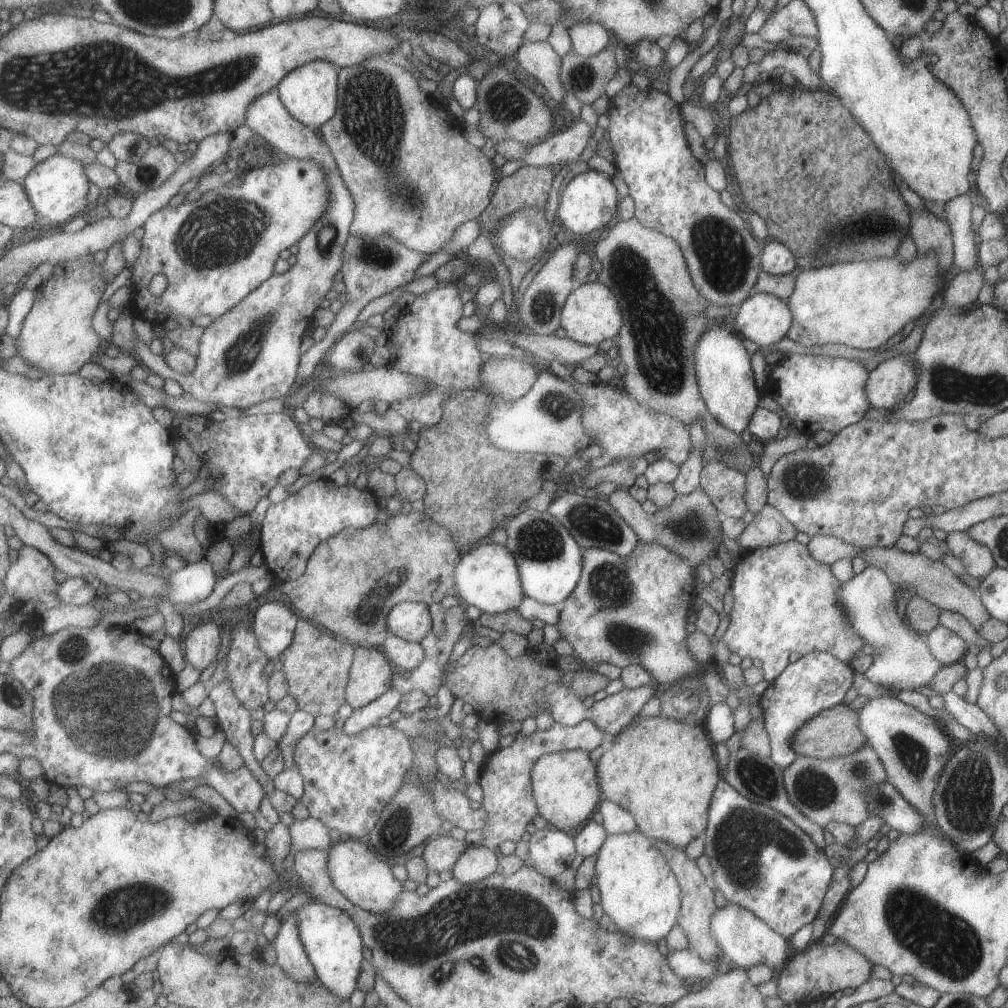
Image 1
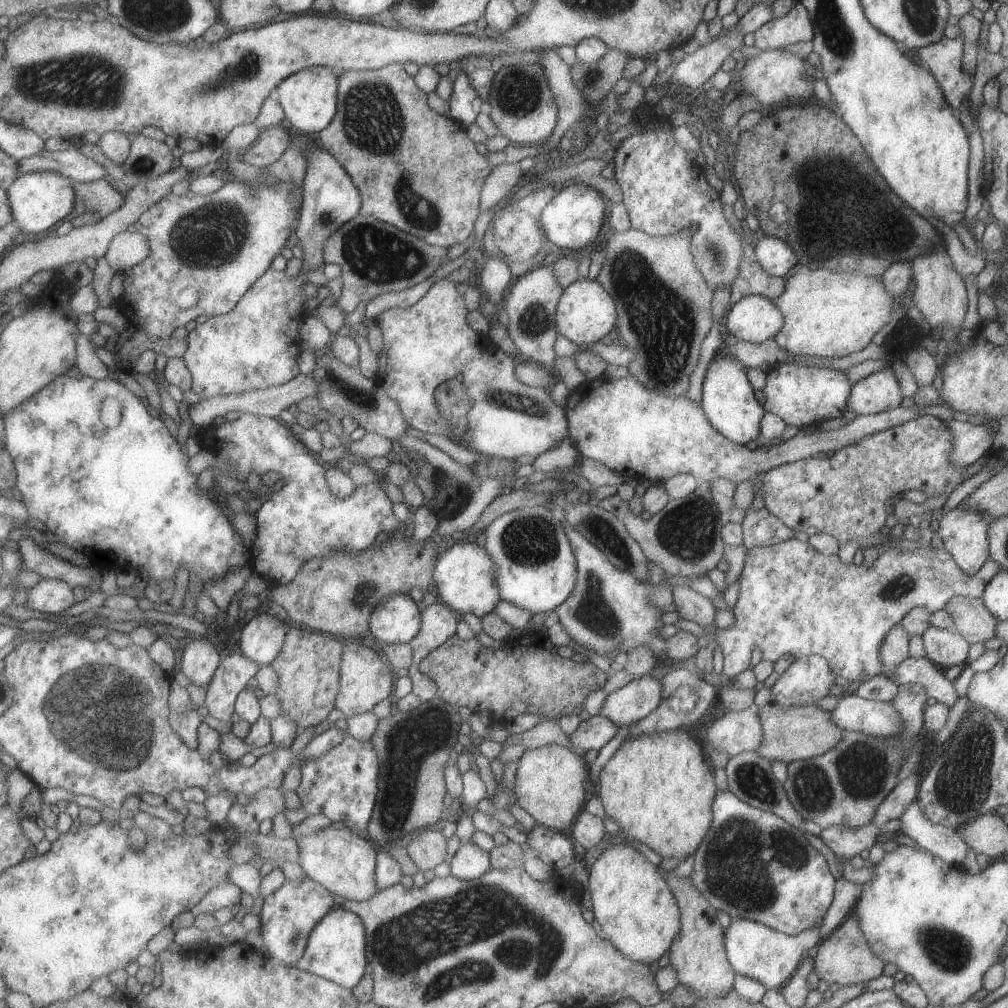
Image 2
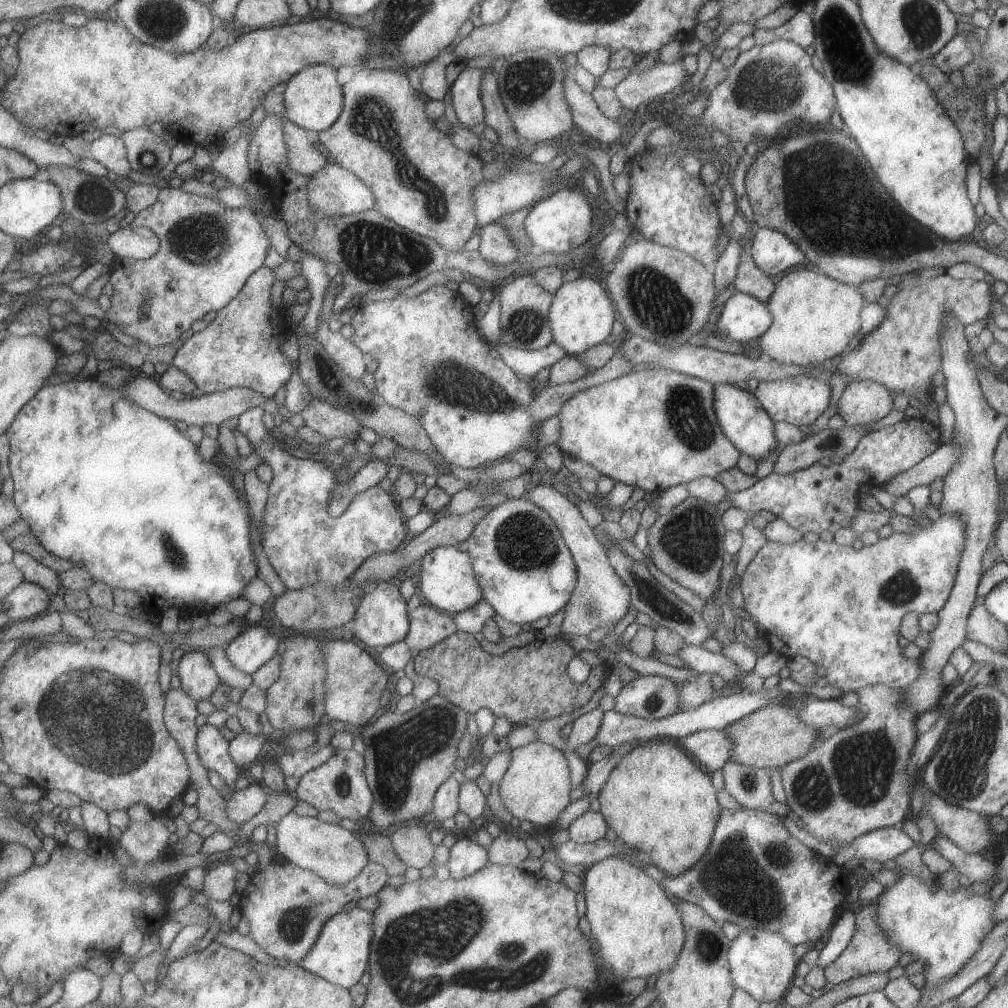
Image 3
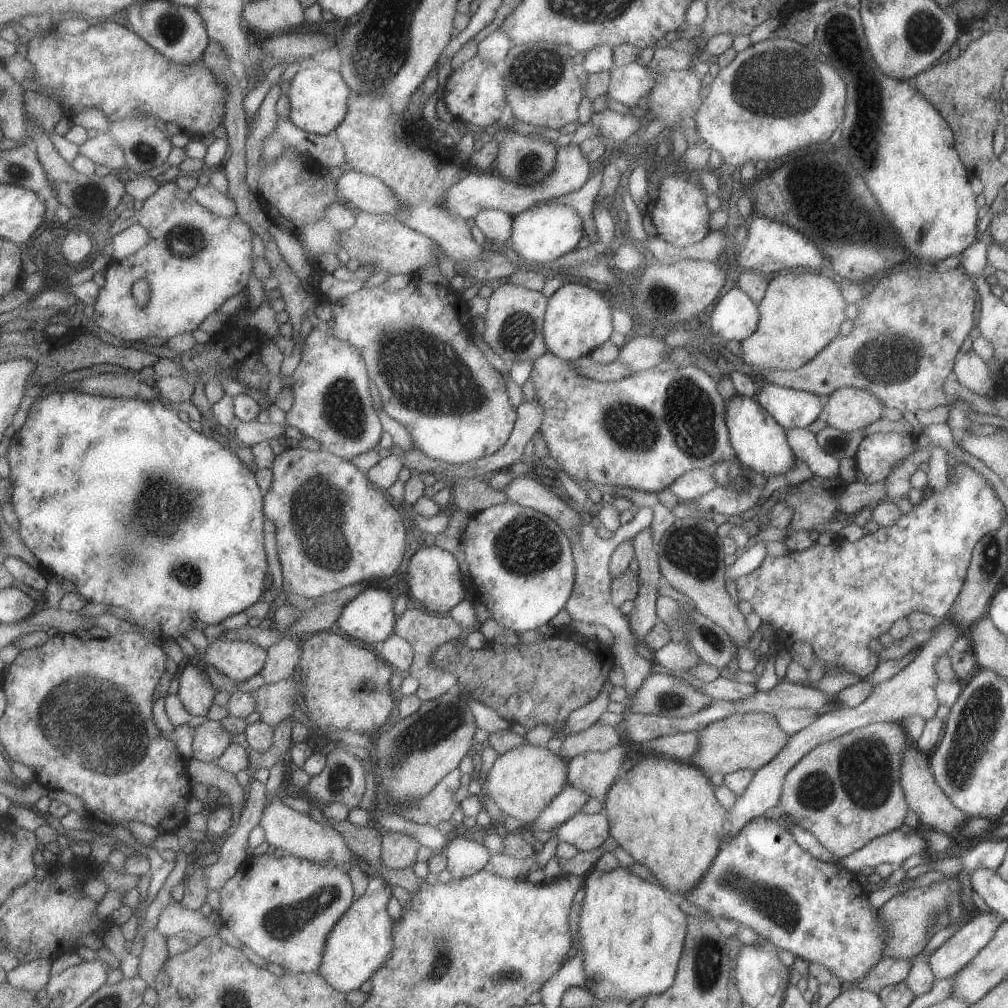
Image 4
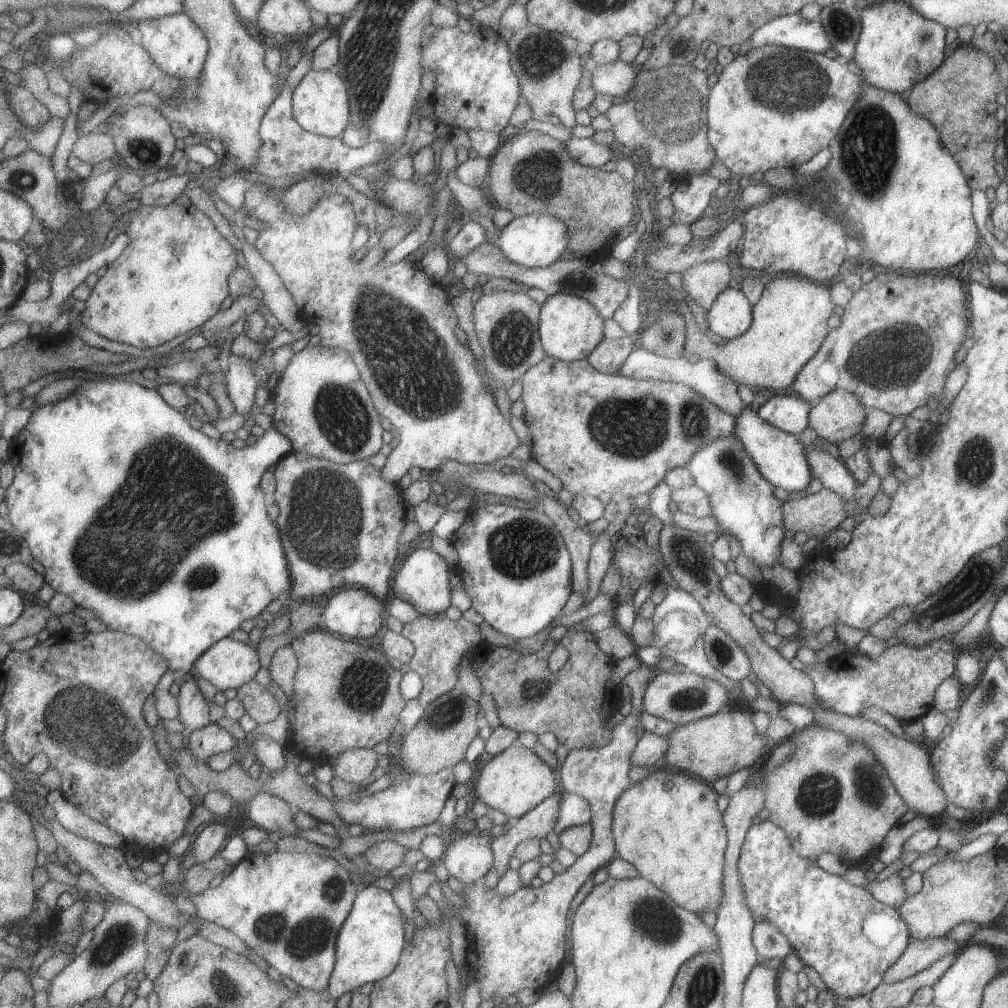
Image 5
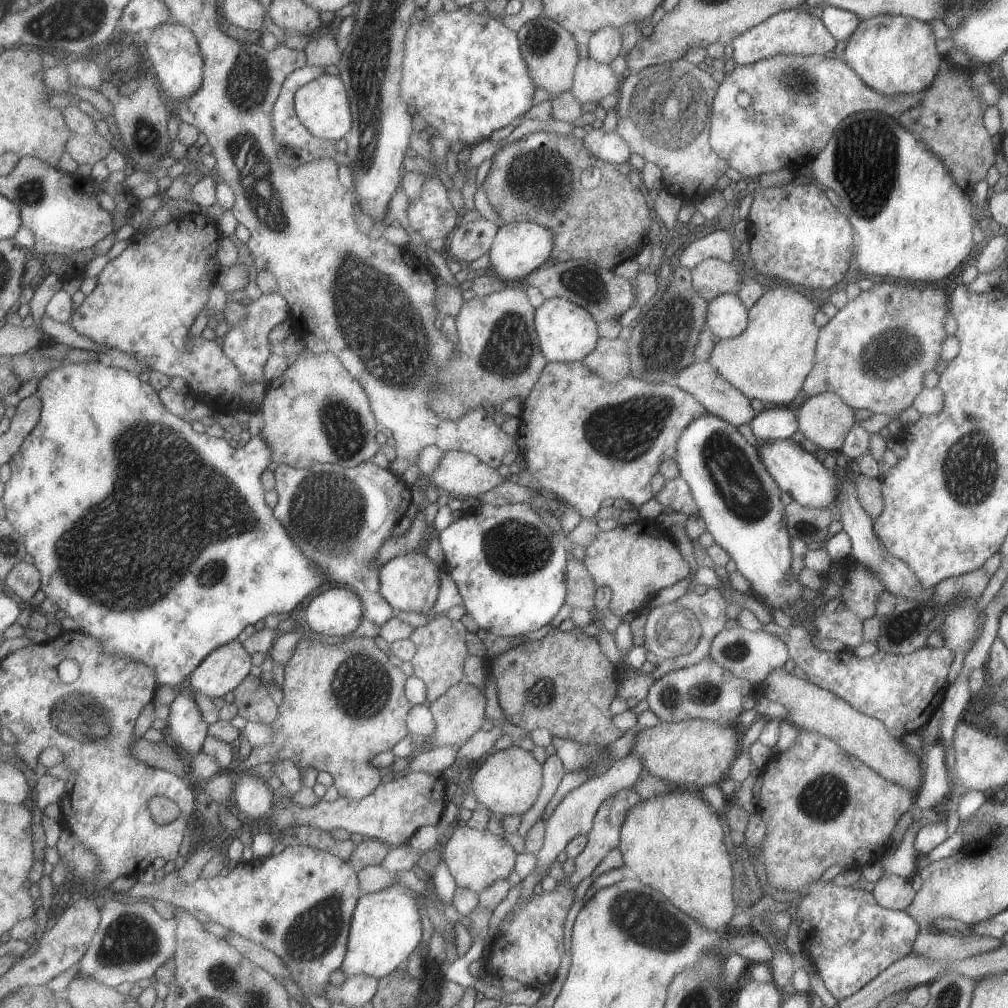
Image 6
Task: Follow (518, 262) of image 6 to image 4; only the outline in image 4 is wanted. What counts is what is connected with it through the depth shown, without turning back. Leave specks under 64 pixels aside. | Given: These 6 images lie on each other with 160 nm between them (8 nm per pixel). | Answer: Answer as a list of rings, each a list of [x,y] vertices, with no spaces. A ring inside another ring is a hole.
[[[545,202],[528,208],[512,218],[510,248],[526,262],[535,262],[544,266],[562,254],[572,251],[584,235],[581,218],[573,207],[557,202]]]

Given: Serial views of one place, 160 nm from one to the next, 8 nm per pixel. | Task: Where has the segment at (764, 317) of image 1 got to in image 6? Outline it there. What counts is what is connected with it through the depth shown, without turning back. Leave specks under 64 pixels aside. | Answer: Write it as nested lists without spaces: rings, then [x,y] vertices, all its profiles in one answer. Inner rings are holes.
[[[723,293],[707,303],[706,328],[720,339],[736,337],[745,330],[748,309],[736,294]]]

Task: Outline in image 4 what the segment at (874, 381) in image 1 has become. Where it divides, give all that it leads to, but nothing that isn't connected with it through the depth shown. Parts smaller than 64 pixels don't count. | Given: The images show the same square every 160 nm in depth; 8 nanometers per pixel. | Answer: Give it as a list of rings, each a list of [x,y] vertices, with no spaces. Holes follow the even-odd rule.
[[[843,387],[823,400],[821,418],[827,426],[844,433],[863,429],[881,418],[882,402],[868,390]]]

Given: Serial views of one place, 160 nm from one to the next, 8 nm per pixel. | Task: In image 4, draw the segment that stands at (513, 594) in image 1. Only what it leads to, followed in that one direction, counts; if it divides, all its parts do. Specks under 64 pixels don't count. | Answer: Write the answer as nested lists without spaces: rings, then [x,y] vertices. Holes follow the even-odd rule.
[[[433,545],[416,551],[408,567],[409,595],[416,604],[432,613],[449,614],[465,600],[465,584],[457,558],[449,550]]]

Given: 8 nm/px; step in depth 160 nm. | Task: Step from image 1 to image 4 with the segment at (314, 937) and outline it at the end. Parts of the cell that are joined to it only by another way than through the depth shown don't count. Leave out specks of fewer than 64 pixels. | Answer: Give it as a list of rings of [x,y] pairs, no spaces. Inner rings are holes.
[[[383,876],[369,878],[364,894],[331,930],[319,973],[337,990],[348,993],[361,988],[389,960],[394,949],[394,920],[387,912],[391,896],[393,890]]]

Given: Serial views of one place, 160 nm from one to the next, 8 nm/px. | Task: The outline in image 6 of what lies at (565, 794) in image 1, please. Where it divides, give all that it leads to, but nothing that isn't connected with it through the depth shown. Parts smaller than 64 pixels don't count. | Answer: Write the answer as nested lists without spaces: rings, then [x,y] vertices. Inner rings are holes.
[[[511,745],[509,748],[489,755],[472,778],[468,790],[479,806],[485,806],[495,816],[525,814],[539,798],[542,788],[542,765],[535,760],[531,751]]]

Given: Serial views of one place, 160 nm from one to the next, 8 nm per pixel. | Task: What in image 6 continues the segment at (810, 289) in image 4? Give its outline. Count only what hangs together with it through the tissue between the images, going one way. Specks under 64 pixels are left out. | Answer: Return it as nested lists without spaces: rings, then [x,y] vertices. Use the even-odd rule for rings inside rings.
[[[779,285],[776,288],[763,291],[763,294],[755,301],[755,304],[748,308],[748,323],[745,330],[739,336],[731,337],[728,339],[719,339],[711,350],[710,357],[707,359],[709,364],[723,377],[731,386],[734,386],[739,392],[742,392],[749,400],[757,398],[760,402],[769,402],[774,406],[790,406],[791,401],[796,396],[797,392],[802,389],[804,378],[811,372],[814,365],[816,342],[818,339],[818,328],[813,323],[813,316],[818,311],[818,308],[813,306],[810,294],[793,286]]]

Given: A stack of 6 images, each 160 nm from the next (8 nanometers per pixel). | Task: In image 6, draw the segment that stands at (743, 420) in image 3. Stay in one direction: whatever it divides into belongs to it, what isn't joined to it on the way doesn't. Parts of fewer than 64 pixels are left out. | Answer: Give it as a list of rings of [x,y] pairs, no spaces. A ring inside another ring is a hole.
[[[792,439],[757,440],[756,451],[762,466],[773,478],[781,492],[787,492],[792,500],[801,506],[833,507],[833,499],[838,487],[838,476],[835,471],[823,468],[819,455],[805,451]]]

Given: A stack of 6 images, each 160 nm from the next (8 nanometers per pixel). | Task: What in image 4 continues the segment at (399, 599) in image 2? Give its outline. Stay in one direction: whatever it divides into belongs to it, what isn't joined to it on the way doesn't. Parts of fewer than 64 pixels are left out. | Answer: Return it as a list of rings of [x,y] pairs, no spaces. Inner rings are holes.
[[[367,587],[345,607],[338,624],[349,636],[367,644],[385,642],[396,634],[395,598],[387,588]]]

